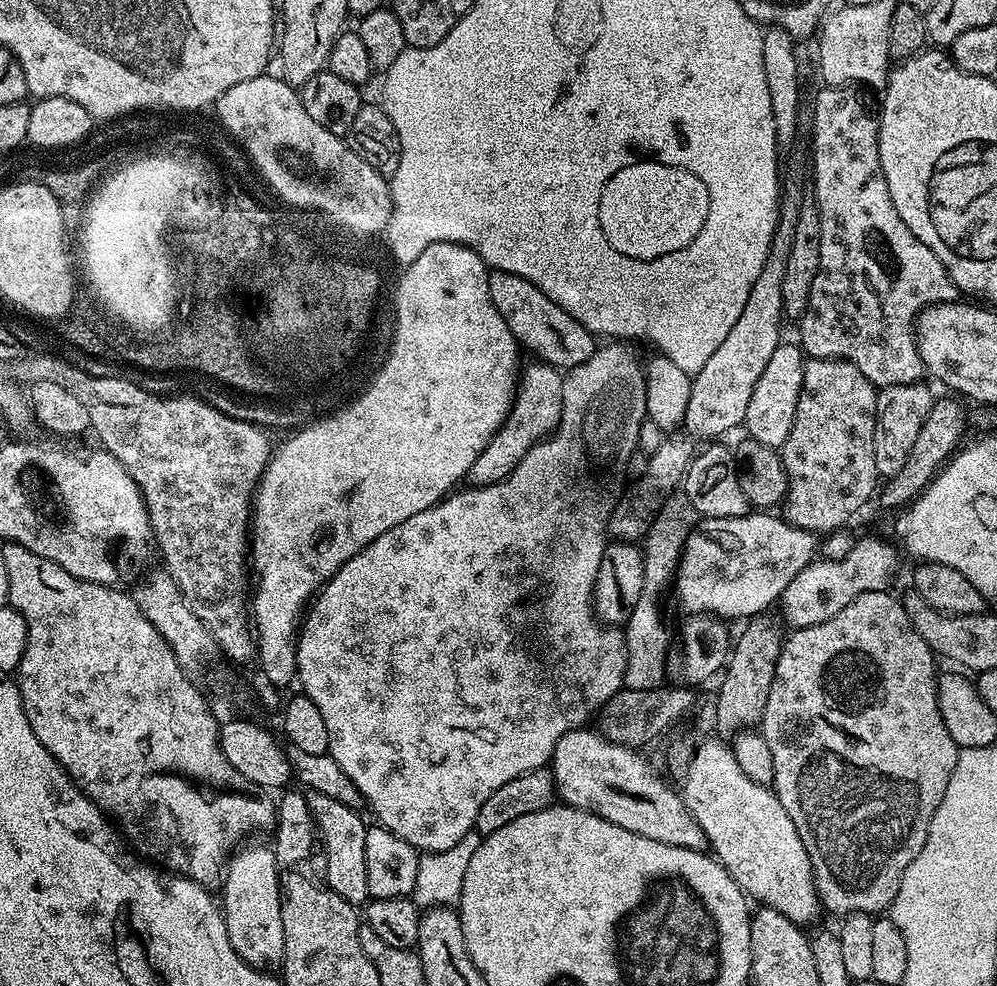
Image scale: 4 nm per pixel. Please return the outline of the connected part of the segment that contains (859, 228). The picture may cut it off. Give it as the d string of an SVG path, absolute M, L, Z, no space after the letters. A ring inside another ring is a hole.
M824 86L821 89L821 92L816 96L816 114L812 118L812 168L816 171L814 203L817 210L820 211L820 265L818 266L818 278L814 278L814 286L810 290L808 308L804 311L798 324L800 327L798 340L803 351L809 357L821 360L849 360L854 366L858 366L858 370L862 370L862 374L866 374L868 381L875 384L877 389L886 386L898 386L899 384L914 384L926 372L922 358L918 354L914 335L916 317L930 304L955 301L958 296L958 289L955 282L949 278L946 266L934 254L934 250L930 250L930 246L923 244L910 230L910 226L906 226L906 222L902 222L902 218L890 198L888 183L880 165L880 126L877 117L873 113L871 116L860 105L860 100L851 92L853 91L851 87Z

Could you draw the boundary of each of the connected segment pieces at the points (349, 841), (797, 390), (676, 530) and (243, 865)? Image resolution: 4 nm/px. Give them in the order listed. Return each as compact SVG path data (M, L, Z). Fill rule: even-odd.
M309 791L307 793L310 814L320 833L320 843L324 845L324 879L333 892L337 892L347 904L360 906L369 899L366 882L366 834L368 828L357 809L338 802L326 794Z
M781 342L758 378L753 394L750 395L749 406L746 407L742 428L748 431L745 433L751 439L762 442L762 446L779 450L783 448L786 438L790 438L790 430L796 421L798 402L804 392L805 363L806 356L799 343Z
M676 498L669 499L660 509L656 521L650 526L647 536L642 541L644 554L644 589L638 598L638 606L630 614L623 629L624 647L628 654L628 665L624 671L624 687L634 690L650 690L665 683L665 668L670 645L670 635L660 625L660 604L656 599L664 587L673 583L676 566L680 563L680 553L688 539L690 523L688 516L680 509Z
M245 843L232 852L222 872L224 884L224 904L222 911L226 922L226 934L230 938L230 946L250 965L251 968L272 970L284 958L284 931L282 930L282 910L280 909L280 877L276 871L276 853L264 844Z

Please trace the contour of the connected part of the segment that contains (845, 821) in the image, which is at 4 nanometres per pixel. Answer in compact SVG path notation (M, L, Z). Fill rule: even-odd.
M891 591L863 592L854 598L854 602L850 602L850 606L838 610L834 618L809 628L795 629L792 637L789 640L787 637L780 645L780 657L762 721L762 735L766 738L766 746L770 746L770 754L774 754L774 791L806 846L812 874L816 878L816 891L820 893L820 903L837 918L843 918L850 912L880 914L883 908L885 911L892 905L906 866L910 866L910 862L918 858L918 850L926 846L926 834L930 830L934 810L938 810L938 802L942 802L942 794L946 794L946 786L950 786L950 774L954 774L954 766L961 753L954 738L950 738L950 730L946 730L946 722L938 710L937 657L932 648L926 646L922 634L914 630L903 603L892 595Z

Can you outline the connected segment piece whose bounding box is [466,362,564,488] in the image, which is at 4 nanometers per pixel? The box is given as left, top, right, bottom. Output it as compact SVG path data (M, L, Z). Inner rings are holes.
M543 362L525 363L518 376L518 387L514 407L508 414L504 425L490 438L490 442L474 458L474 466L470 466L466 477L469 485L481 488L487 484L496 484L512 473L514 466L526 458L534 445L541 440L551 437L560 425L562 418L562 390L564 376L561 369L552 367ZM528 364L528 365L527 365Z

